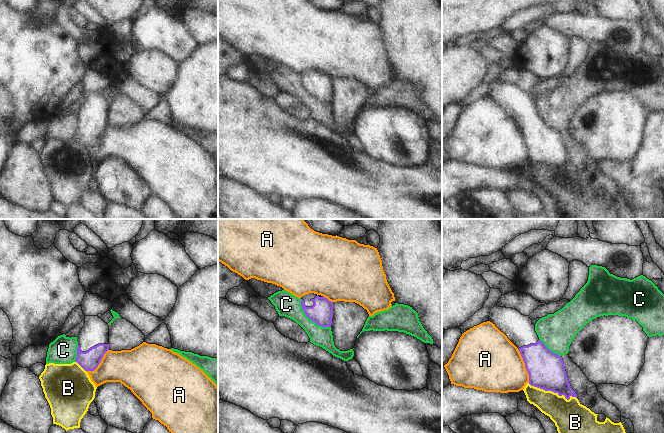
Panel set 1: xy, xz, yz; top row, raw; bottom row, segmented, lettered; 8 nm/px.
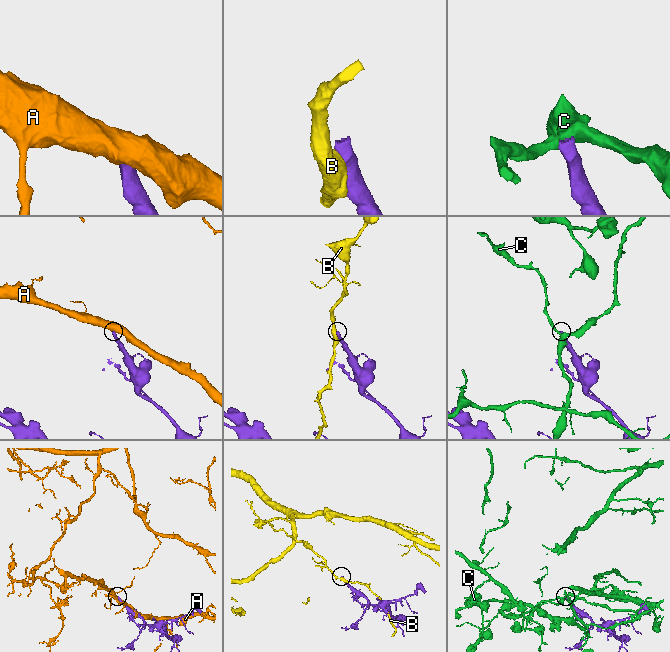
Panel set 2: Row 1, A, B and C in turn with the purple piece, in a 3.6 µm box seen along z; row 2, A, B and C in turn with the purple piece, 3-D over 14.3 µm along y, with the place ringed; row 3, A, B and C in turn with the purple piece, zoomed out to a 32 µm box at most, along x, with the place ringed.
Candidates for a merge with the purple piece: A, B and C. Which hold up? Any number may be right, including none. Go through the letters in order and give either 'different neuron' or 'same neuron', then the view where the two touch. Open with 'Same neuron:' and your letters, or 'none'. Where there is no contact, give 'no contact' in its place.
Same neuron: none
A: different neuron; meets purple in yz
B: different neuron; meets purple in yz
C: different neuron; meets purple in xz

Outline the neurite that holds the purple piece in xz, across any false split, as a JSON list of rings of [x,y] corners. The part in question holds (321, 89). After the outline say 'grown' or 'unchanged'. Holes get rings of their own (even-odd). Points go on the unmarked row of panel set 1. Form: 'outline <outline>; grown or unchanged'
outline [[[309,69],[301,73],[301,82],[306,92],[322,103],[331,103],[333,78],[327,74]]]; grown

